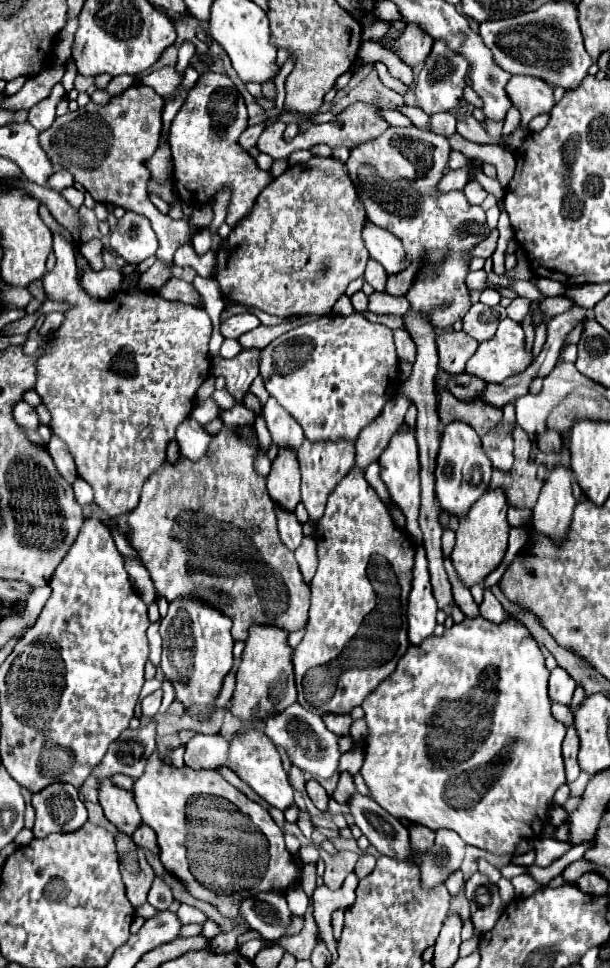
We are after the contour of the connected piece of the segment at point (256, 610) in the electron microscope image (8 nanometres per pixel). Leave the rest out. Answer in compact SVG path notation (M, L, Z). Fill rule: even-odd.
M225 426L219 434L213 436L211 446L209 446L207 454L205 454L201 460L191 462L189 458L179 458L175 464L167 464L165 468L161 468L161 472L153 472L153 476L149 476L149 480L145 482L145 488L143 488L143 492L141 492L139 506L129 514L129 536L127 536L127 540L129 540L129 544L139 552L143 564L147 566L147 570L149 570L149 574L151 574L151 578L153 578L153 584L155 584L155 588L157 588L157 596L165 596L167 600L175 600L177 596L183 596L183 594L185 594L185 596L189 596L189 594L201 596L205 602L213 604L215 608L221 608L221 612L225 612L225 614L231 616L231 620L233 620L233 630L231 630L231 634L233 634L235 640L245 640L245 638L247 638L247 628L249 628L253 622L257 622L257 624L275 624L275 626L281 626L281 628L285 628L285 630L289 630L289 632L295 632L295 630L299 630L299 628L307 622L307 612L309 612L310 608L310 588L307 586L307 582L303 580L303 574L301 574L301 570L299 570L299 564L297 564L297 560L295 560L295 554L289 552L289 550L283 546L281 538L279 538L277 518L275 518L275 510L273 510L273 508L275 508L275 502L271 500L271 496L269 496L269 492L267 492L265 478L259 476L259 474L255 472L255 468L253 468L253 456L255 456L255 454L257 454L257 448L255 448L253 444L245 442L243 438L239 438L239 434L235 432L235 428ZM187 510L193 510L193 512L199 512L199 514L193 514L193 516L191 516L193 520L191 520L191 522L185 522L185 512L187 512ZM233 528L243 530L243 532L251 538L251 546L253 546L255 550L251 550L247 556L233 556ZM233 562L241 562L241 564L249 566L249 570L243 572L243 574L235 574L235 576L233 576Z

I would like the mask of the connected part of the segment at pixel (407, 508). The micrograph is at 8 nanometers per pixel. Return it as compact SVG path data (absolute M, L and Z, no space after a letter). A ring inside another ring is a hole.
M399 430L391 436L389 446L385 452L379 456L379 466L381 466L381 478L389 490L391 500L405 512L407 516L407 532L411 538L421 544L421 528L417 524L419 516L419 455L418 445L413 436L413 430Z

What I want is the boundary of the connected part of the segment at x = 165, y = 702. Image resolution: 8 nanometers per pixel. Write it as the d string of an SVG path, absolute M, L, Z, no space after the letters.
M164 680L162 685L162 691L163 691L163 698L162 698L161 710L159 710L159 712L161 712L161 714L165 714L170 704L173 702L175 698L175 690L172 682L169 680Z

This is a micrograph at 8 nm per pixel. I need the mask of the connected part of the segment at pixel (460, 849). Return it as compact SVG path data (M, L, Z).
M437 830L435 848L421 860L421 874L425 888L433 888L437 882L445 882L447 874L457 870L465 856L465 842L453 830Z

